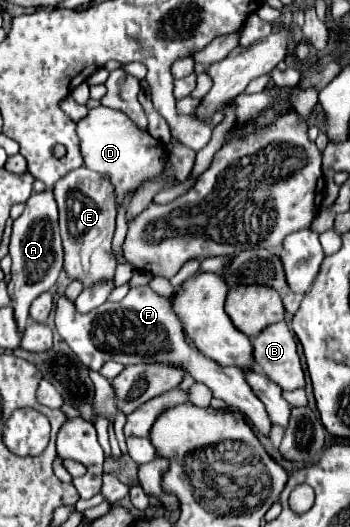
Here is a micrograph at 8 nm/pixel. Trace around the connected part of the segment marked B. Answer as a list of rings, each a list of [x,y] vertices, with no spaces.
[[[284,321],[262,329],[252,343],[254,363],[282,389],[304,387],[304,371],[298,357],[294,335]]]

